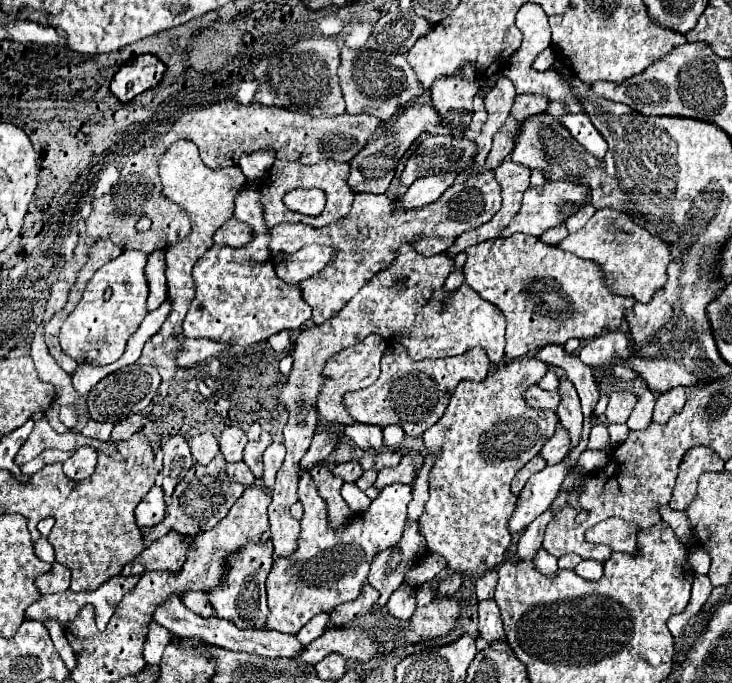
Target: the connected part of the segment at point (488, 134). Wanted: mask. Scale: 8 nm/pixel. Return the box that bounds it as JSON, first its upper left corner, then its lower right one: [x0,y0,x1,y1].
[476,76,516,158]

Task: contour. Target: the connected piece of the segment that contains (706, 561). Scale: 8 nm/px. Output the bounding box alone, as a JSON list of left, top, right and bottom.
[690,548,710,574]

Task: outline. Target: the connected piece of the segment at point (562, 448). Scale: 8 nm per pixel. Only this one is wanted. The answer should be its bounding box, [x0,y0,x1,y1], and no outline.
[542,426,568,466]

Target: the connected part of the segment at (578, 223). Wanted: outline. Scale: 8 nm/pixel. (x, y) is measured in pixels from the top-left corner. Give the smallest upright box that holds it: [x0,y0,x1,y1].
[566,204,596,232]

